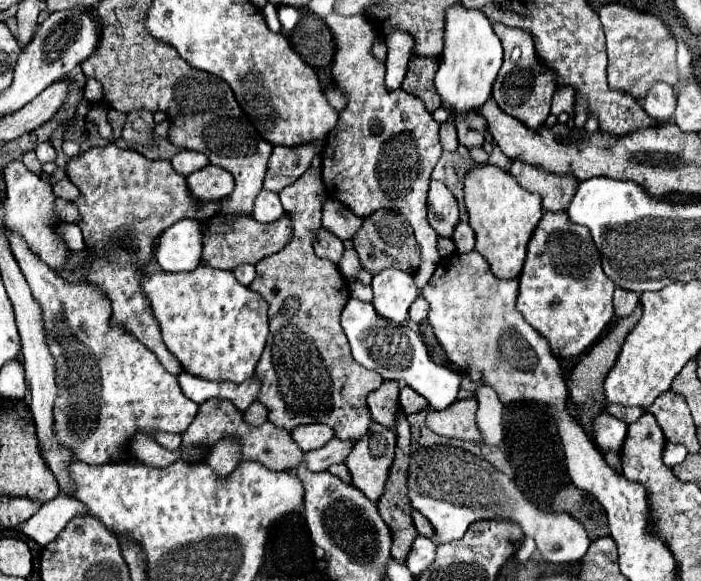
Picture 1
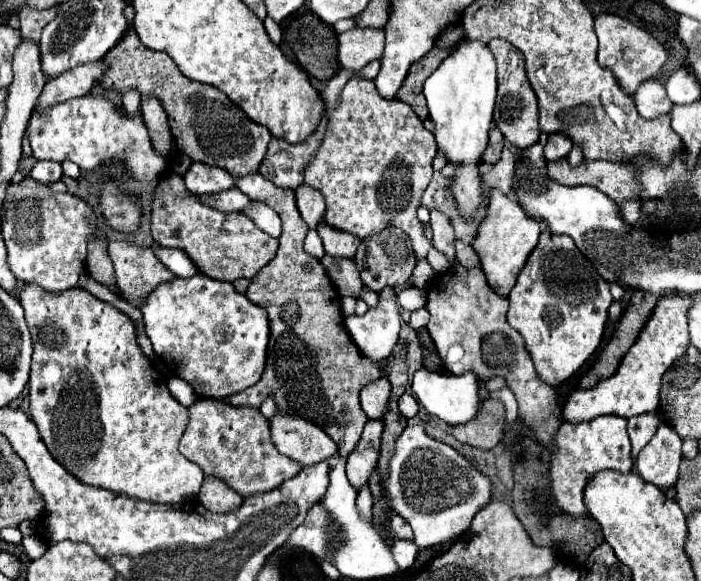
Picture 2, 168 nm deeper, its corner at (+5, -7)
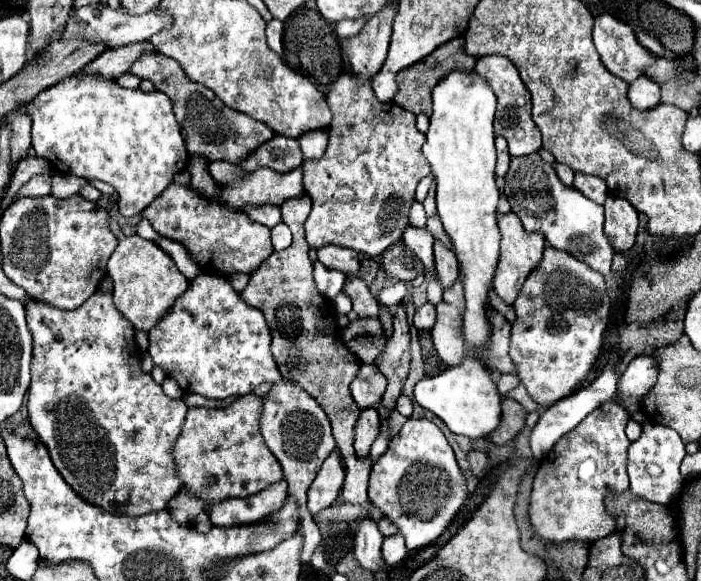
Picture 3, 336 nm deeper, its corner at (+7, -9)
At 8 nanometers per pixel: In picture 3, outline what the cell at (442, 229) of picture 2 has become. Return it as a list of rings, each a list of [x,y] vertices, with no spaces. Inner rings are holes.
[[[434,242],[434,264],[436,264],[438,280],[444,290],[458,280],[458,260],[454,252],[442,246],[440,242]]]

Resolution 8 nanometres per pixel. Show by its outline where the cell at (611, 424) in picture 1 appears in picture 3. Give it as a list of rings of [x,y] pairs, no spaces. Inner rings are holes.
[[[606,402],[594,410],[572,434],[564,434],[552,448],[536,476],[530,496],[530,522],[536,534],[552,544],[586,542],[592,544],[614,532],[614,516],[606,510],[604,498],[628,490],[626,452],[630,440],[624,434],[630,414],[616,402]]]

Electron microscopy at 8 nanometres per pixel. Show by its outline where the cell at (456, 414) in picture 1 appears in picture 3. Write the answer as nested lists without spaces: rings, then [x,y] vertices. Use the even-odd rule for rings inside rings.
[[[512,398],[502,400],[502,424],[488,436],[494,444],[510,442],[526,424],[526,408]]]

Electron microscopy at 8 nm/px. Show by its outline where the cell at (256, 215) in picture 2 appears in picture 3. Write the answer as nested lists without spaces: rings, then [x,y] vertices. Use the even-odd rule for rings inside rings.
[[[278,224],[272,228],[272,246],[276,252],[288,248],[292,242],[292,234],[290,234],[290,228],[286,224]]]

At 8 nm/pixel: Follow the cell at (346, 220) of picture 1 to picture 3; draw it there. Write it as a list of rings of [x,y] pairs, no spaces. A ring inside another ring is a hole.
[[[324,246],[318,252],[318,262],[326,268],[338,270],[346,276],[356,276],[360,270],[360,254],[356,250],[340,248],[340,246]]]

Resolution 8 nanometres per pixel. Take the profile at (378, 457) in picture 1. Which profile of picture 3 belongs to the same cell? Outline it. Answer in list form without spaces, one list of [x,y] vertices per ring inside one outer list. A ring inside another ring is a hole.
[[[368,408],[368,410],[362,410],[360,412],[360,418],[356,422],[356,442],[354,442],[354,448],[356,448],[356,454],[360,458],[368,456],[370,452],[370,446],[374,442],[374,438],[378,436],[378,430],[380,430],[380,416],[376,412],[376,408]]]

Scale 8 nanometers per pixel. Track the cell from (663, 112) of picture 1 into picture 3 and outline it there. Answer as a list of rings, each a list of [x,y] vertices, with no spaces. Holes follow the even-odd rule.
[[[640,76],[628,86],[628,100],[638,110],[650,110],[660,104],[660,86],[650,78]]]

